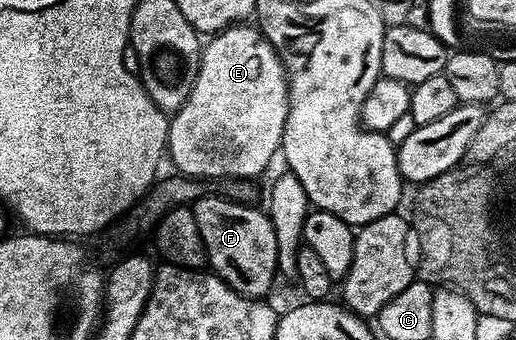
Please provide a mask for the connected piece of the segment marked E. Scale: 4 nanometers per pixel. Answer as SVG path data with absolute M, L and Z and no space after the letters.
M253 24L230 25L205 42L196 83L192 83L192 91L185 103L169 118L169 160L173 168L185 177L205 178L215 183L221 182L221 177L258 179L269 167L270 160L279 156L289 106L286 68L272 42Z

